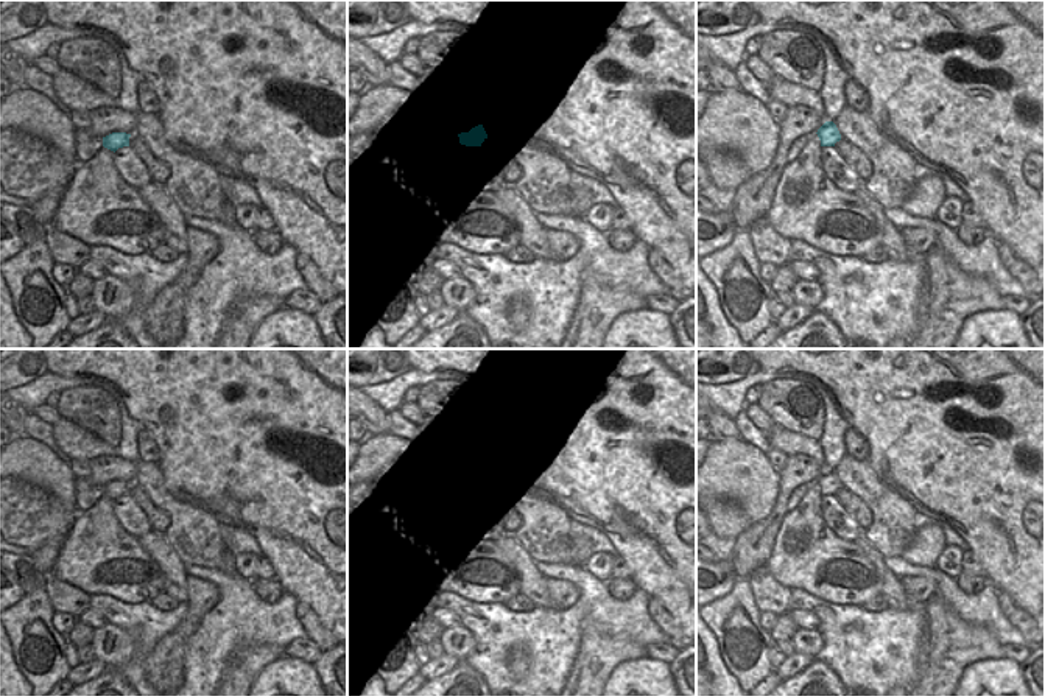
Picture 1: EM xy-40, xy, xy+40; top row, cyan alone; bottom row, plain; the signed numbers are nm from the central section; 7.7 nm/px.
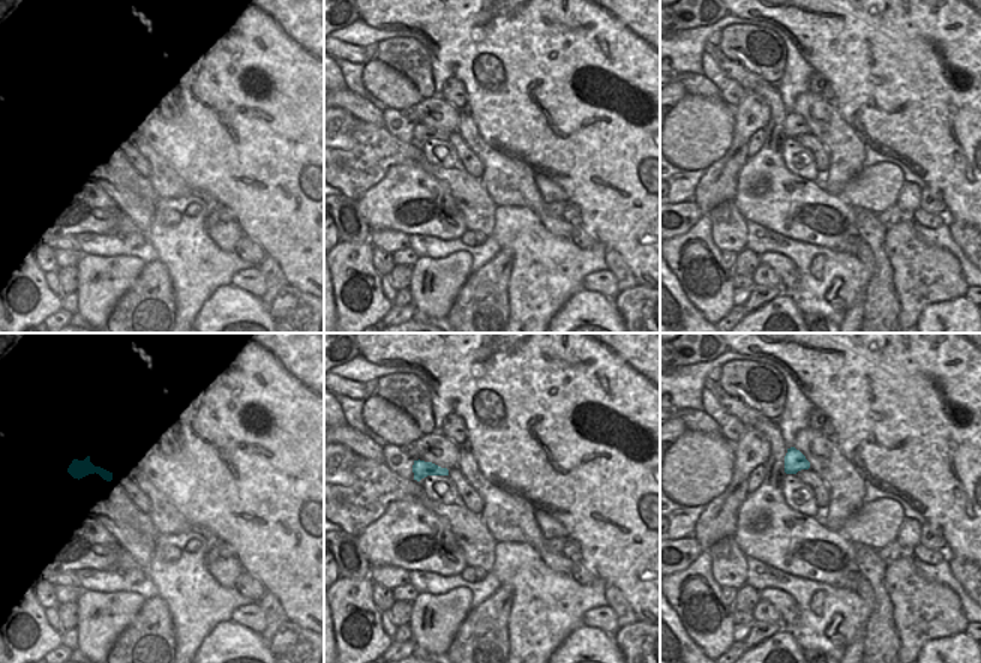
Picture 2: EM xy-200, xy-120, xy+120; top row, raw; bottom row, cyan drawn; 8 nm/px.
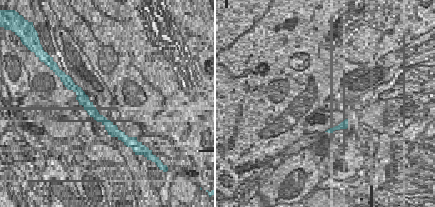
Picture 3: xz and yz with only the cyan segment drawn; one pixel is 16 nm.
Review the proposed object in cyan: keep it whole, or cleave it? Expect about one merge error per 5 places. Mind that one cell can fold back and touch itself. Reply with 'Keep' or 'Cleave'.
Keep.

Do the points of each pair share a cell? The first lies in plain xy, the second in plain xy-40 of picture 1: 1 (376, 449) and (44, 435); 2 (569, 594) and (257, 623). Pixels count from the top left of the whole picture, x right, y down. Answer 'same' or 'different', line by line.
1: different
2: different

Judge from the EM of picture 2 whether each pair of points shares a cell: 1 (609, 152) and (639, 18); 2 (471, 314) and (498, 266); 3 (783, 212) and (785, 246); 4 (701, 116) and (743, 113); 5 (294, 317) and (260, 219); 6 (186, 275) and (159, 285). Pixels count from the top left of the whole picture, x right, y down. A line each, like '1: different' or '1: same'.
1: same
2: same
3: different
4: different
5: different
6: different

